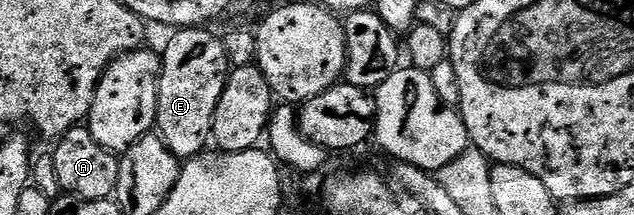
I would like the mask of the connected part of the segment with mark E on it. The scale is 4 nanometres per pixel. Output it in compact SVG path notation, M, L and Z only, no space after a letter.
M204 26L173 31L160 61L156 128L168 149L182 162L201 155L209 147L214 110L218 110L218 98L222 98L230 71L223 39L208 31L212 30Z

